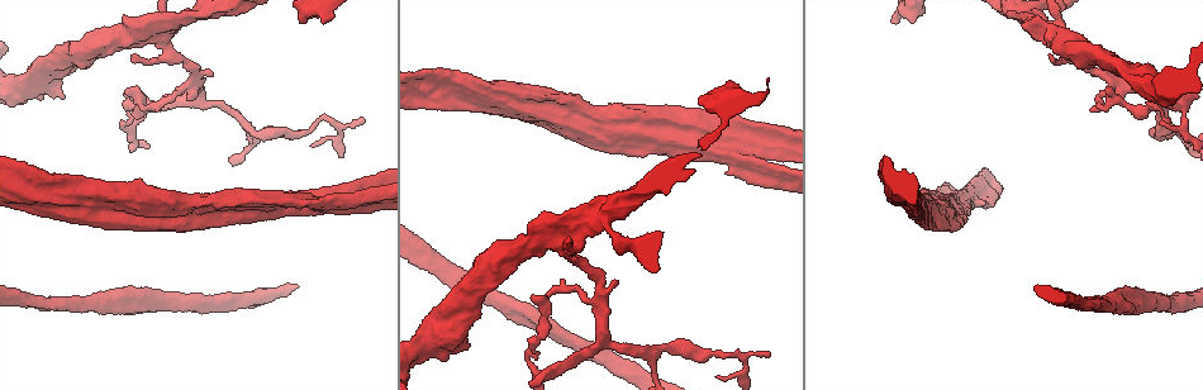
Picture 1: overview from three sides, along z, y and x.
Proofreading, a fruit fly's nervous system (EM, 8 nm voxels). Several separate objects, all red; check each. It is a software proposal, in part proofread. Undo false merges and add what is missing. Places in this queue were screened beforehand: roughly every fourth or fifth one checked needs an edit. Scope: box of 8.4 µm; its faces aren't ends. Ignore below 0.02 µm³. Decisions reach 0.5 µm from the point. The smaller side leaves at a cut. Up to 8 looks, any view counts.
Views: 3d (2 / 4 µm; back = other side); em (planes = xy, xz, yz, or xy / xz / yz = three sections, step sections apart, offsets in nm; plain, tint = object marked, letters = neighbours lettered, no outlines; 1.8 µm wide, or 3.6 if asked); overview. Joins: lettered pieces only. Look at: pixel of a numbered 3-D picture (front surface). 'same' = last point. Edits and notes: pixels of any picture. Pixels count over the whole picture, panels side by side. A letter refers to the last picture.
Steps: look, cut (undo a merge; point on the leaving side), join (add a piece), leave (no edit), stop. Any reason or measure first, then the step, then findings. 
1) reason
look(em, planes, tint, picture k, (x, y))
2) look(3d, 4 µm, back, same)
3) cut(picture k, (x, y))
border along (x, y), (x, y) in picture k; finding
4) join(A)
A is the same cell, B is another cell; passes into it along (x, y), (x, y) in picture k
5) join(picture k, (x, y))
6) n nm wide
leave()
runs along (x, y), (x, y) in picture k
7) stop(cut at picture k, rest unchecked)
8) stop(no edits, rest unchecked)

three arms meet
look(em, xz, step 8, tint, picture 1, (600, 290))

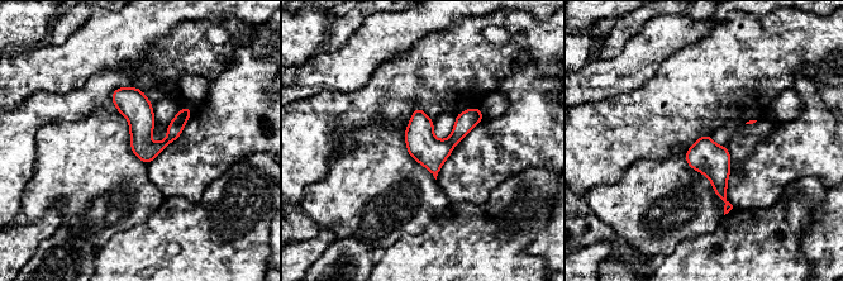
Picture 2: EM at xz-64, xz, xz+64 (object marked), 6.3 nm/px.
another direction
look(em, yz, step 4, letters, same)

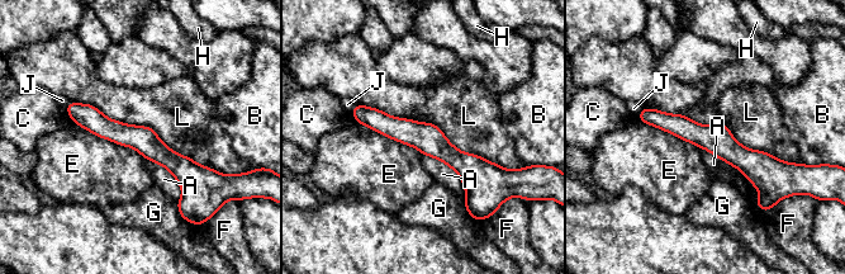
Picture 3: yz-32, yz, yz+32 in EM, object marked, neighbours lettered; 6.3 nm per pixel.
leave()
A, B, C, E, F, G, H, J and L are other cells; runs along (70, 109), (207, 173) in picture 3; one neuron here

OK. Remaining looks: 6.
an open end
look(em, planes, letters, picture 1, (322, 19))

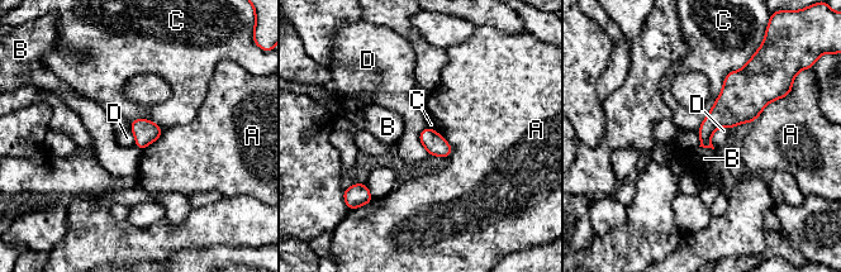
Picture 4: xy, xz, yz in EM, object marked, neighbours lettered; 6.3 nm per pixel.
leave()
A, B, C and D are other cells; border along (728, 127), (712, 134), (713, 148) in picture 4; none of them fits

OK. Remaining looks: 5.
an open end
look(em, xy, step 8, letters, picture 1, (62, 96))

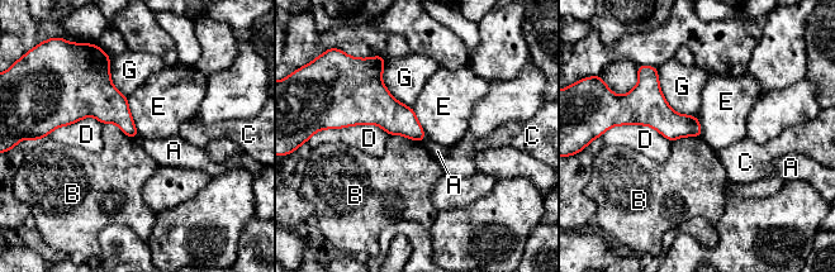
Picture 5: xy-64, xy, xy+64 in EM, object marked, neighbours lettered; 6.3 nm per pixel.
look(em, planes, letters, same)

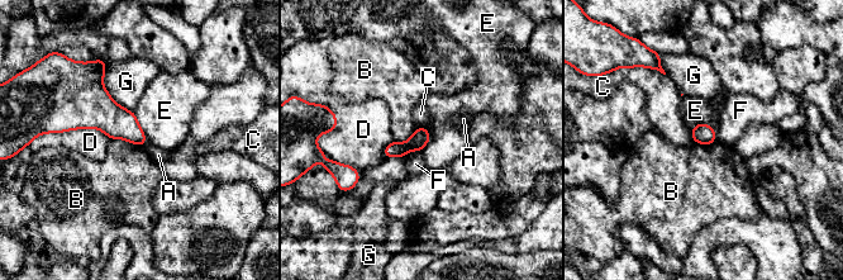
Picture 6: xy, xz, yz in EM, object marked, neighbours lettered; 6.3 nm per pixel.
leave()
A, B, C, D, E, F and G are other cells; border along (109, 138), (123, 138), (143, 146) in picture 6; none of them fits

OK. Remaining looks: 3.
stop(no edits, rest unchecked)

